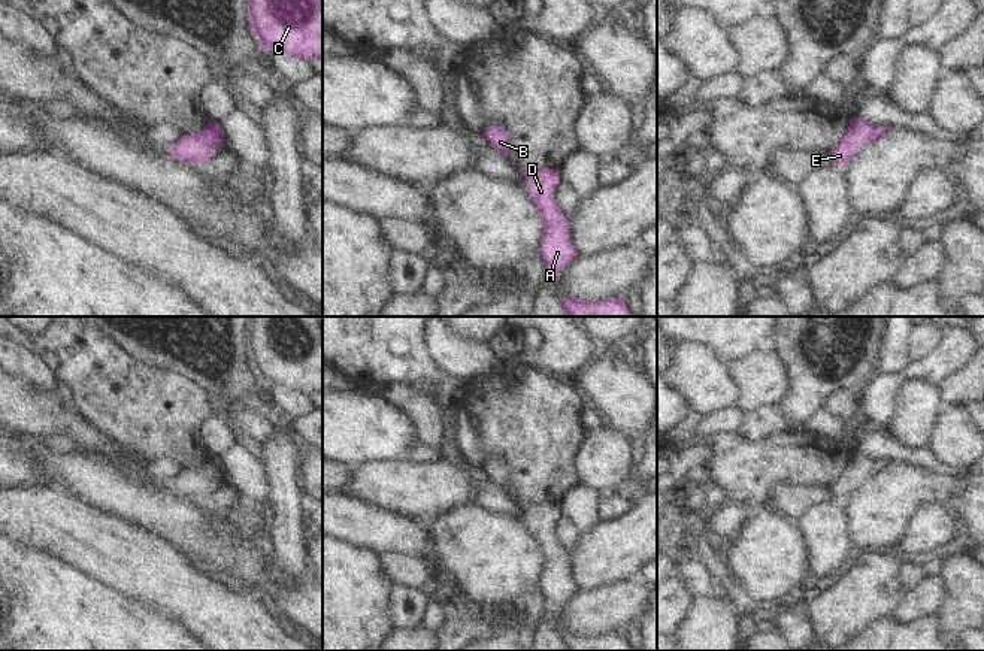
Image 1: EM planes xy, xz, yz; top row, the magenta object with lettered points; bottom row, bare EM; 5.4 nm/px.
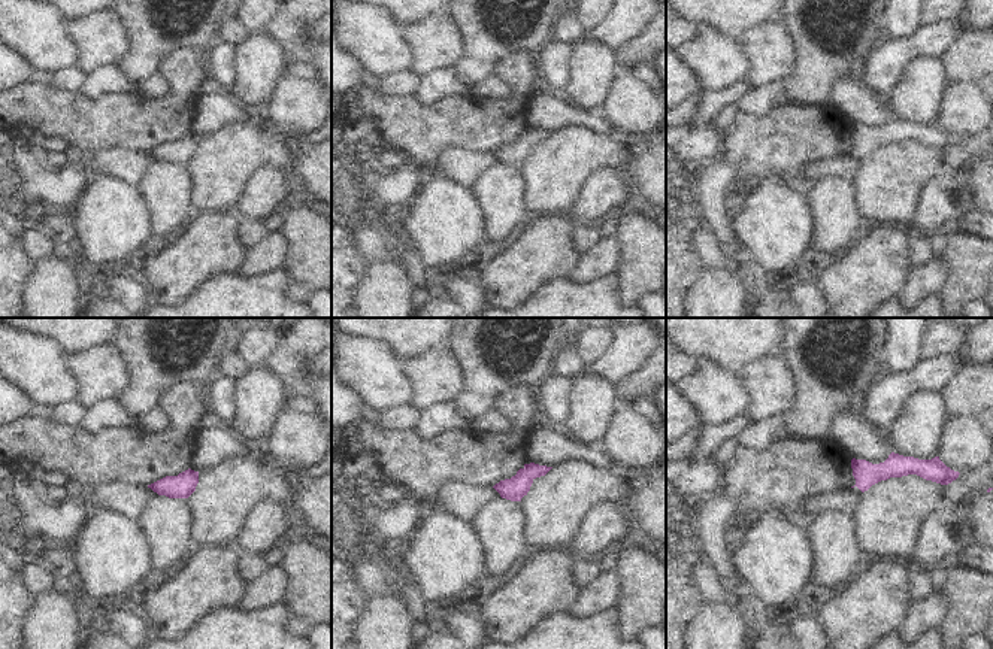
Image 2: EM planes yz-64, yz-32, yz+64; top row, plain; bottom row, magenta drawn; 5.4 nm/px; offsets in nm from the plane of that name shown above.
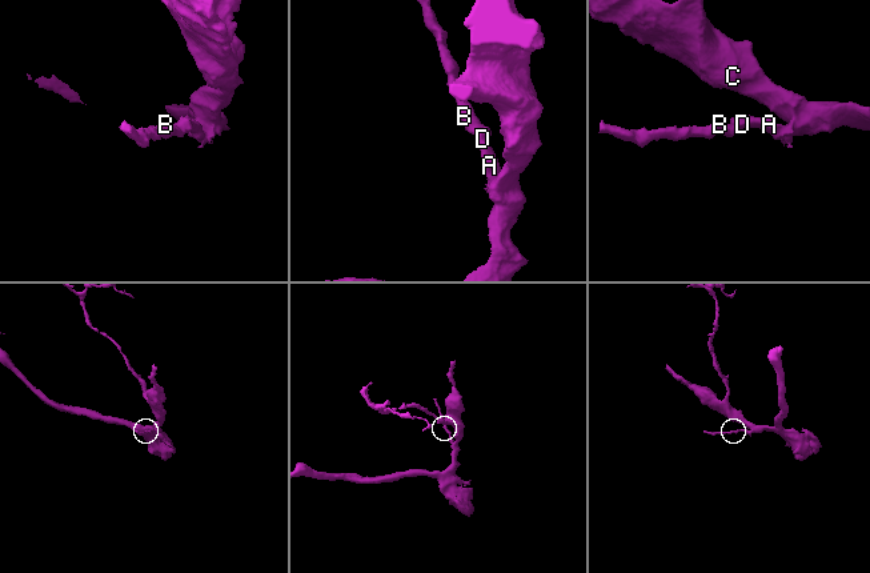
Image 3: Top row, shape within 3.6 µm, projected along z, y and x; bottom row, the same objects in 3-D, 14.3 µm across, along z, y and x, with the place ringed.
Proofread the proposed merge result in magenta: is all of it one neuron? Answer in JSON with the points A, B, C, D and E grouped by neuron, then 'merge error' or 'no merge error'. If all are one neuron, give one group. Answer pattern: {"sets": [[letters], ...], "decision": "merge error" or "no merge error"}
{"sets": [["A", "B", "C", "D", "E"]], "decision": "no merge error"}

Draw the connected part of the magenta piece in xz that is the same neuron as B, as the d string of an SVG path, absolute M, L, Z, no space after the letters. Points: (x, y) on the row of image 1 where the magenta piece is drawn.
M491 125L485 128L482 136L491 143L494 149L497 149L503 155L503 158L509 155L511 140L509 140L509 133L505 128Z

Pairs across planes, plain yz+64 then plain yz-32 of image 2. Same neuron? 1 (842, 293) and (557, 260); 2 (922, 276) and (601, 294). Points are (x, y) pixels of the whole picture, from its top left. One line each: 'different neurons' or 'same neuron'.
1: same neuron
2: different neurons

